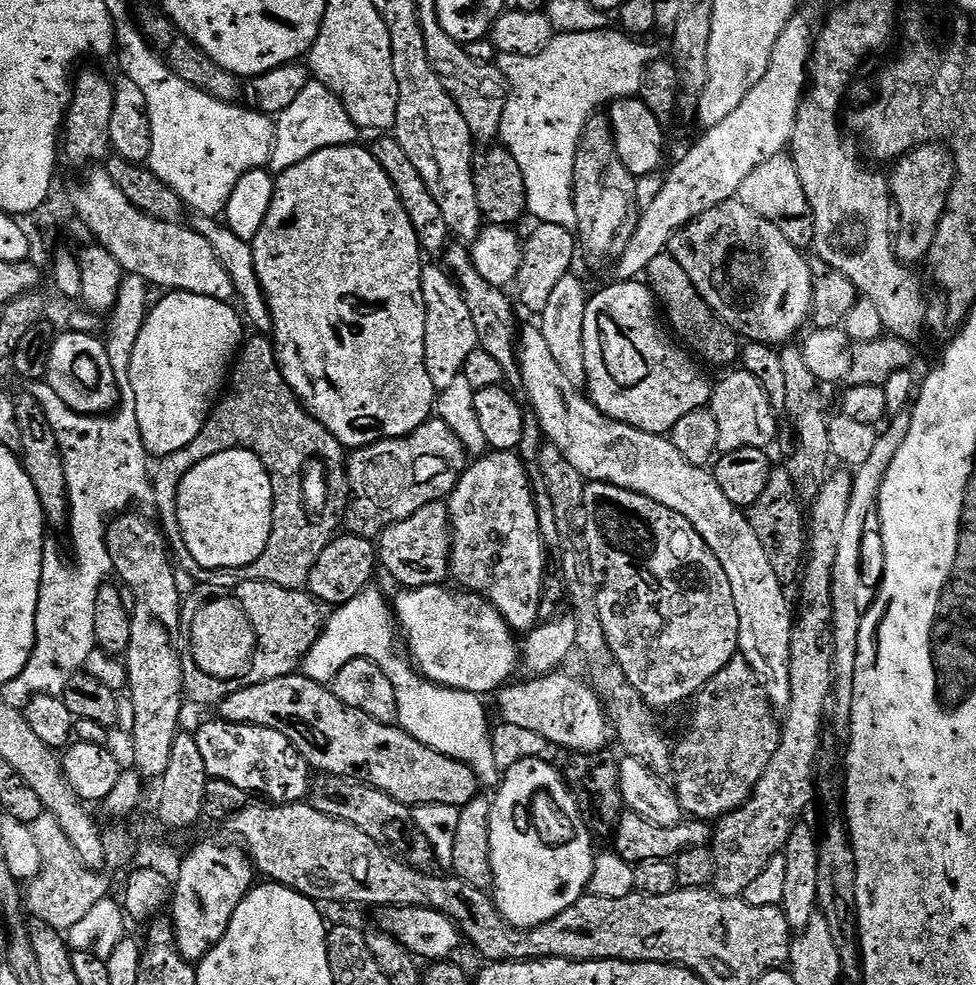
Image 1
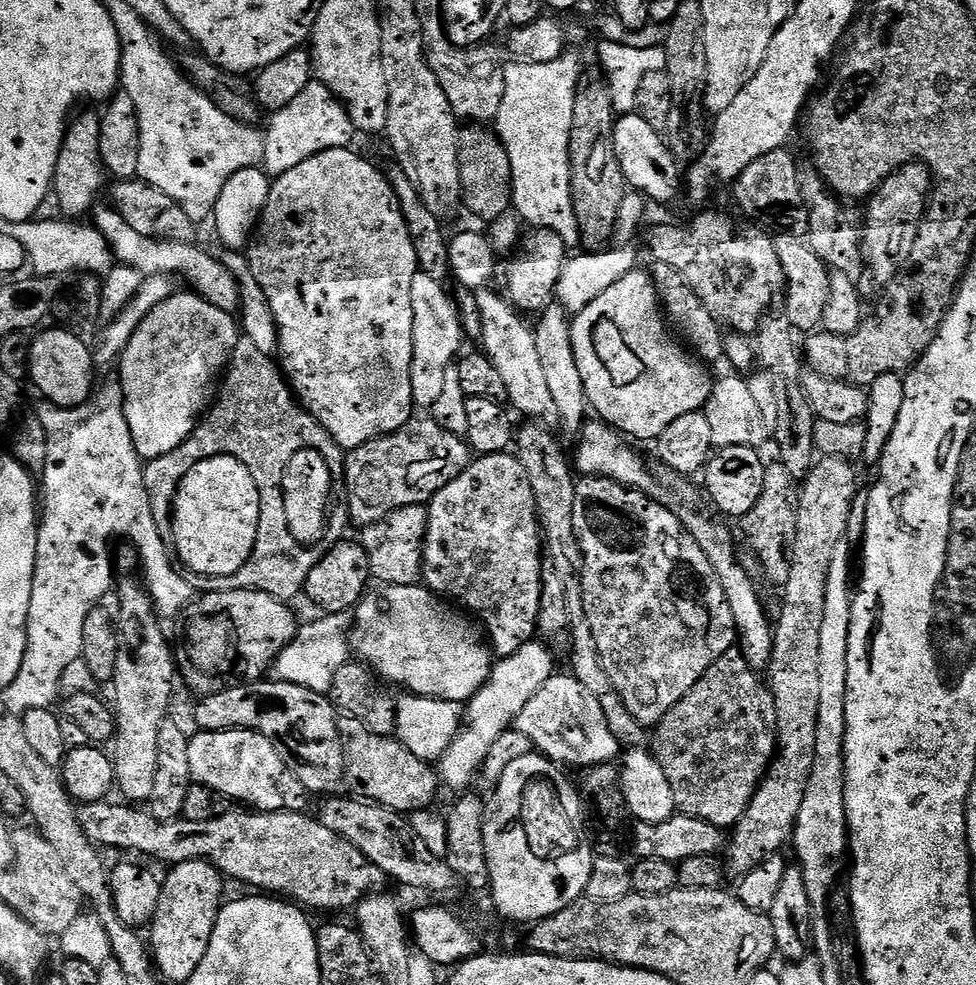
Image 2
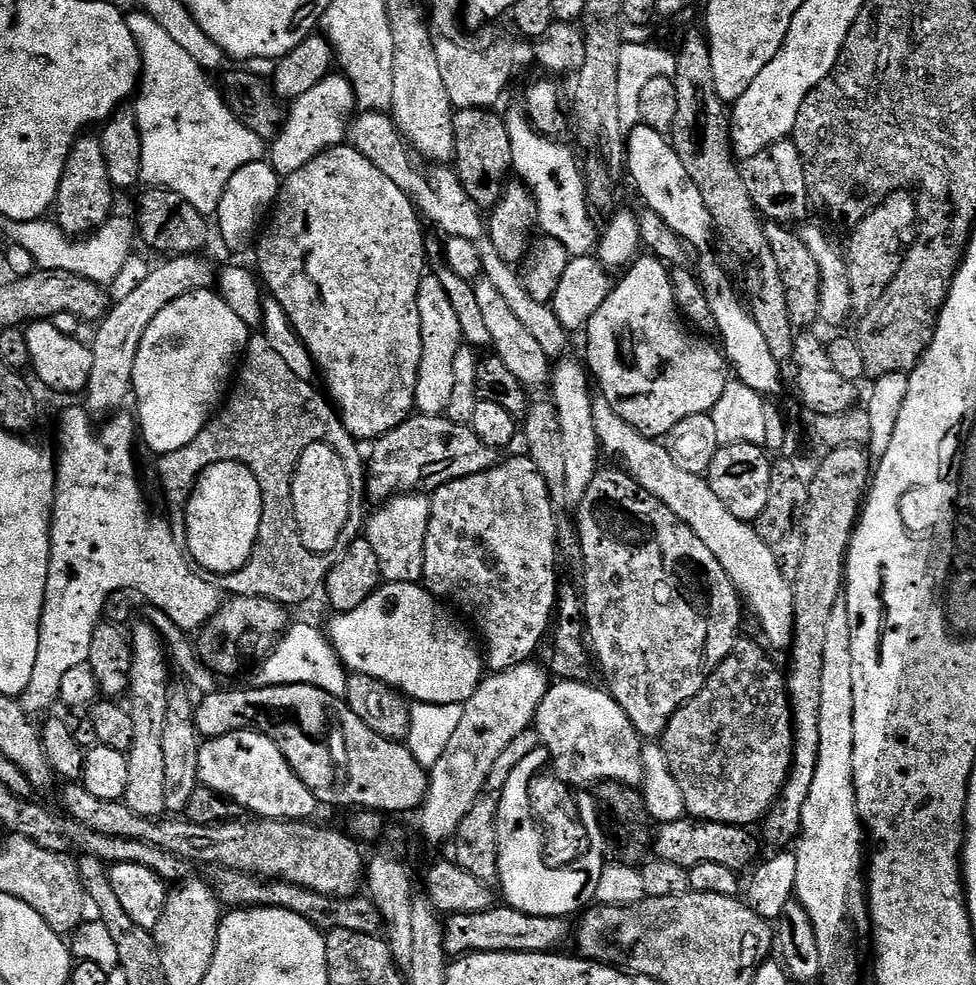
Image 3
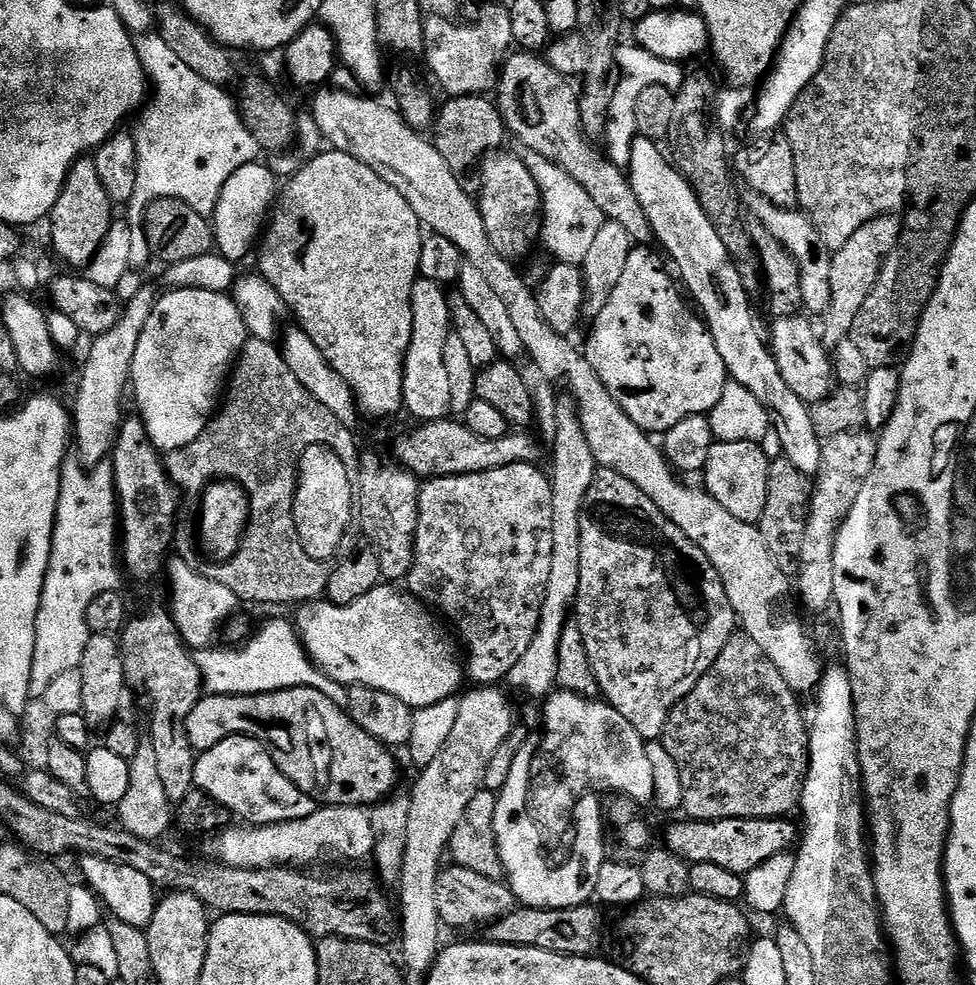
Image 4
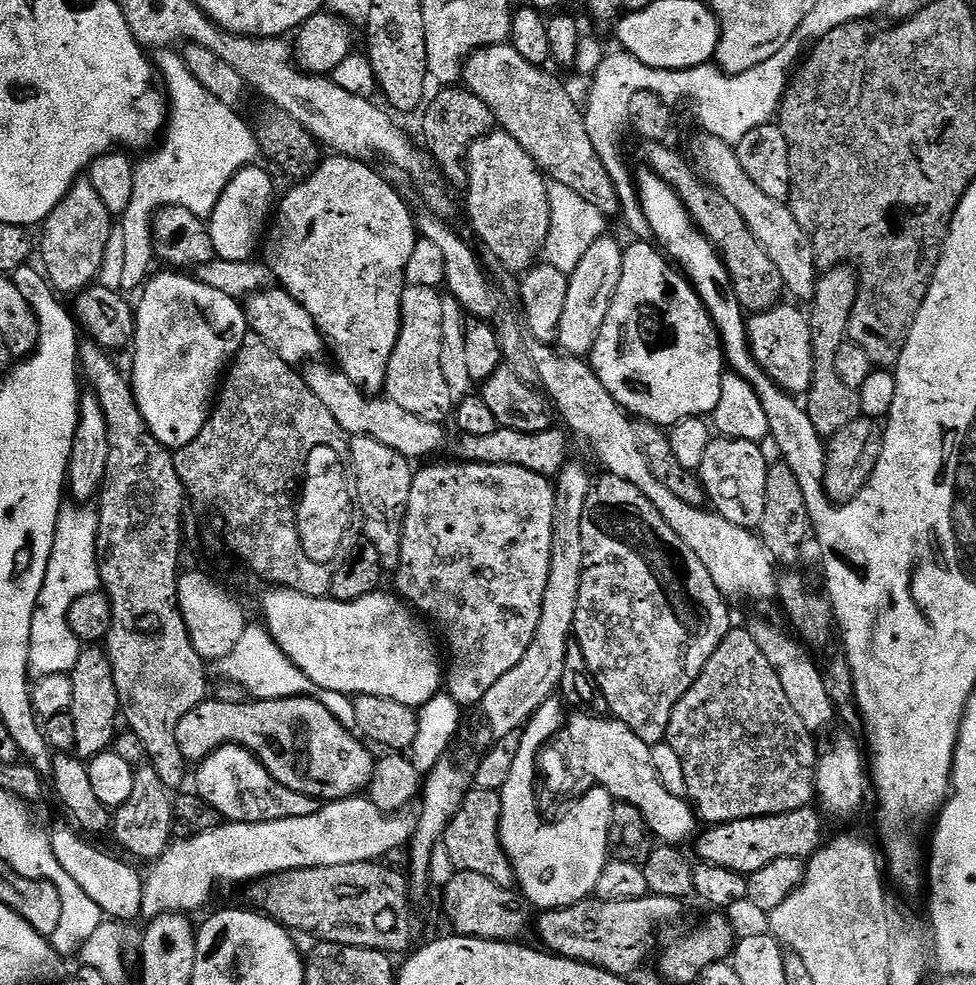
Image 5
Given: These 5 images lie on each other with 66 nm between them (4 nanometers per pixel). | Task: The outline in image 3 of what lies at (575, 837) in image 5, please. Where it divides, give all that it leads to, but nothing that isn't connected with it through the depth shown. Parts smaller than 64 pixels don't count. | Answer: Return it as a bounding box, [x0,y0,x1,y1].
[496,758,586,917]

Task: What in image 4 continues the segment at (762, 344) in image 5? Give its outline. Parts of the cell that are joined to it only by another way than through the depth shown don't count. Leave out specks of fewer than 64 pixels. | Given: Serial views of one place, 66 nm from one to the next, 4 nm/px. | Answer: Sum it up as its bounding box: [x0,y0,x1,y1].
[768,314,832,405]

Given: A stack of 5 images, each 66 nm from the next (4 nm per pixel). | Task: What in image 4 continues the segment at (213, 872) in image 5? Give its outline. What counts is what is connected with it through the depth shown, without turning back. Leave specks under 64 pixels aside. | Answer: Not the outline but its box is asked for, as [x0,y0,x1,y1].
[216,804,376,868]

